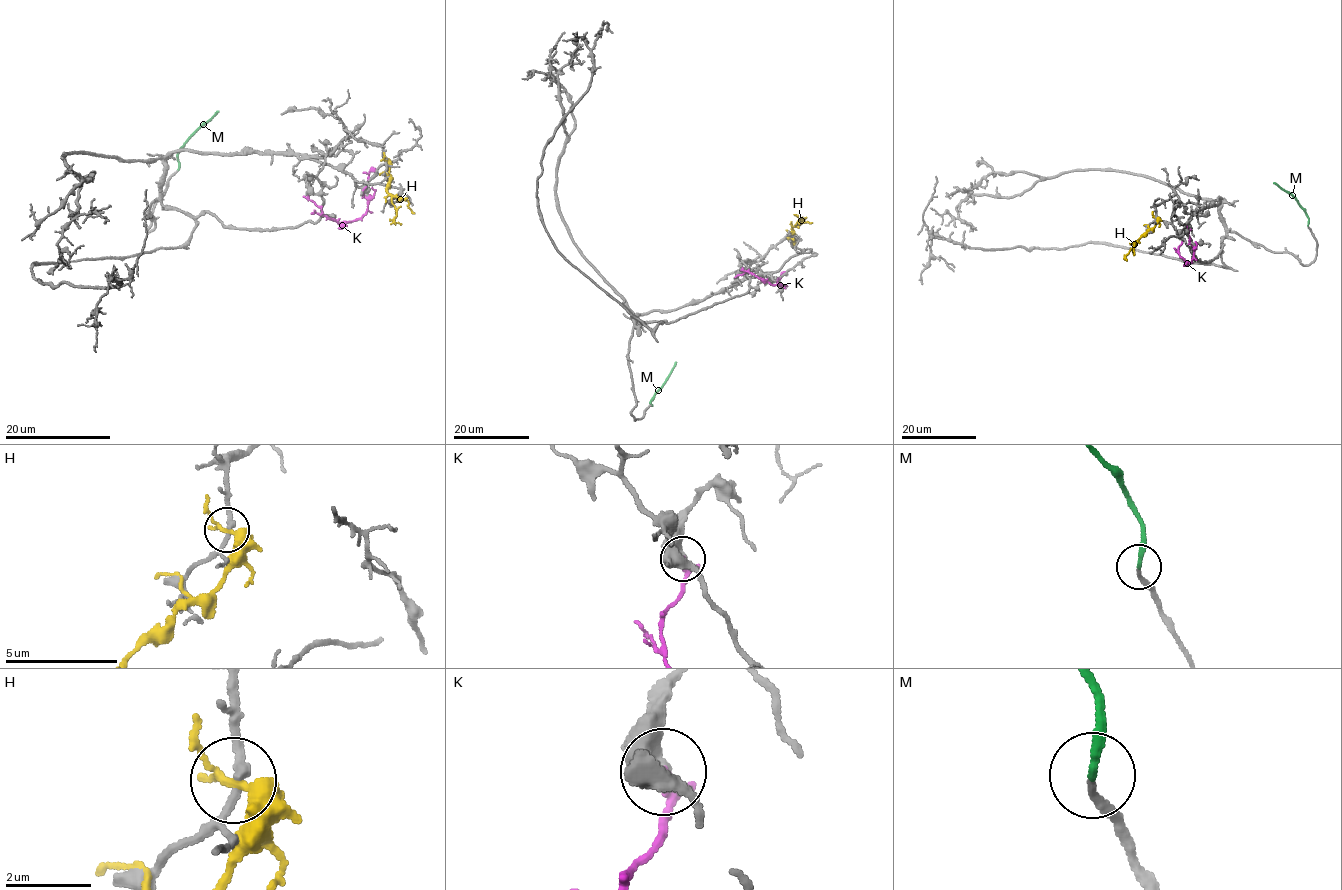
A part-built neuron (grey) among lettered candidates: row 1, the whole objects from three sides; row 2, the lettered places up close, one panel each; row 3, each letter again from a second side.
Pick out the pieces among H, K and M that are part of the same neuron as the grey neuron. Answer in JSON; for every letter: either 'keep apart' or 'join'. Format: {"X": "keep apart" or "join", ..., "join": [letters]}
{"H": "keep apart", "K": "keep apart", "M": "join", "join": ["M"]}

